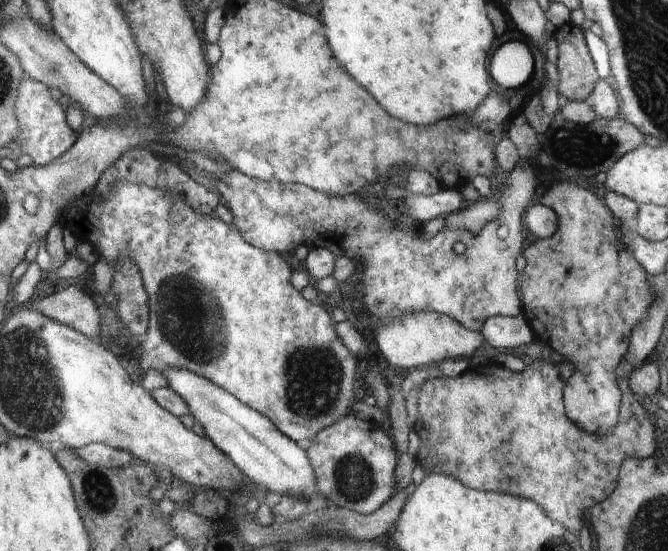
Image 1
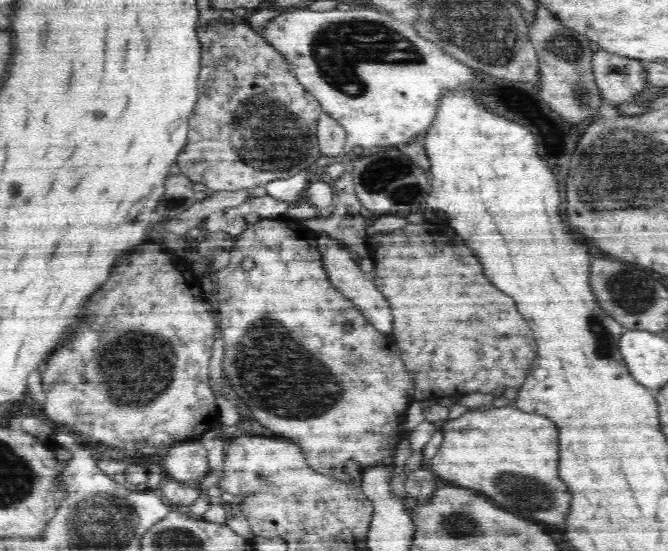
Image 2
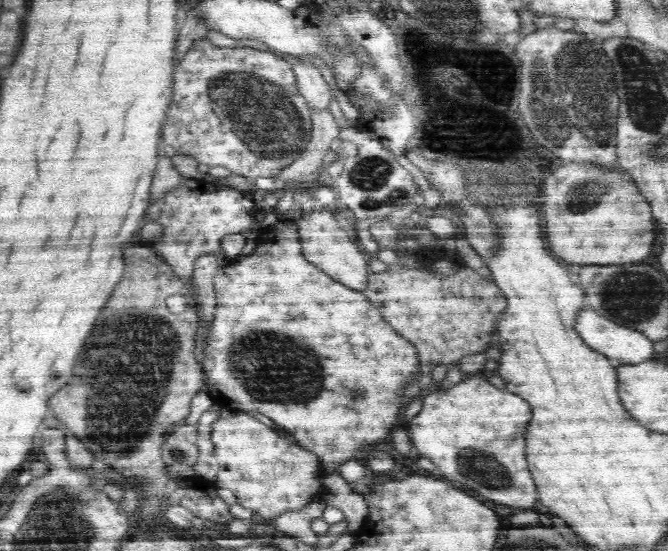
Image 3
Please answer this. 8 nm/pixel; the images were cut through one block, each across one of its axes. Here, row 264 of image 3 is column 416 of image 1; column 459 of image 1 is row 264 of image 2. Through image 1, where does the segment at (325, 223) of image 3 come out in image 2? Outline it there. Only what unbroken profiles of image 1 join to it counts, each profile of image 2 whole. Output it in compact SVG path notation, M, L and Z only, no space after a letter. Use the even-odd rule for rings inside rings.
M321 233L316 236L316 245L318 246L318 251L321 255L321 261L327 277L330 279L331 284L335 286L342 296L350 299L354 306L360 309L361 314L370 322L371 324L382 331L382 333L392 334L394 332L394 324L390 324L390 306L386 306L386 298L382 296L382 292L378 290L378 287L374 284L375 281L370 281L368 275L364 274L360 270L360 265L352 259L350 255L351 252L346 246L343 246L340 242L336 242L333 238L330 238L328 234Z

